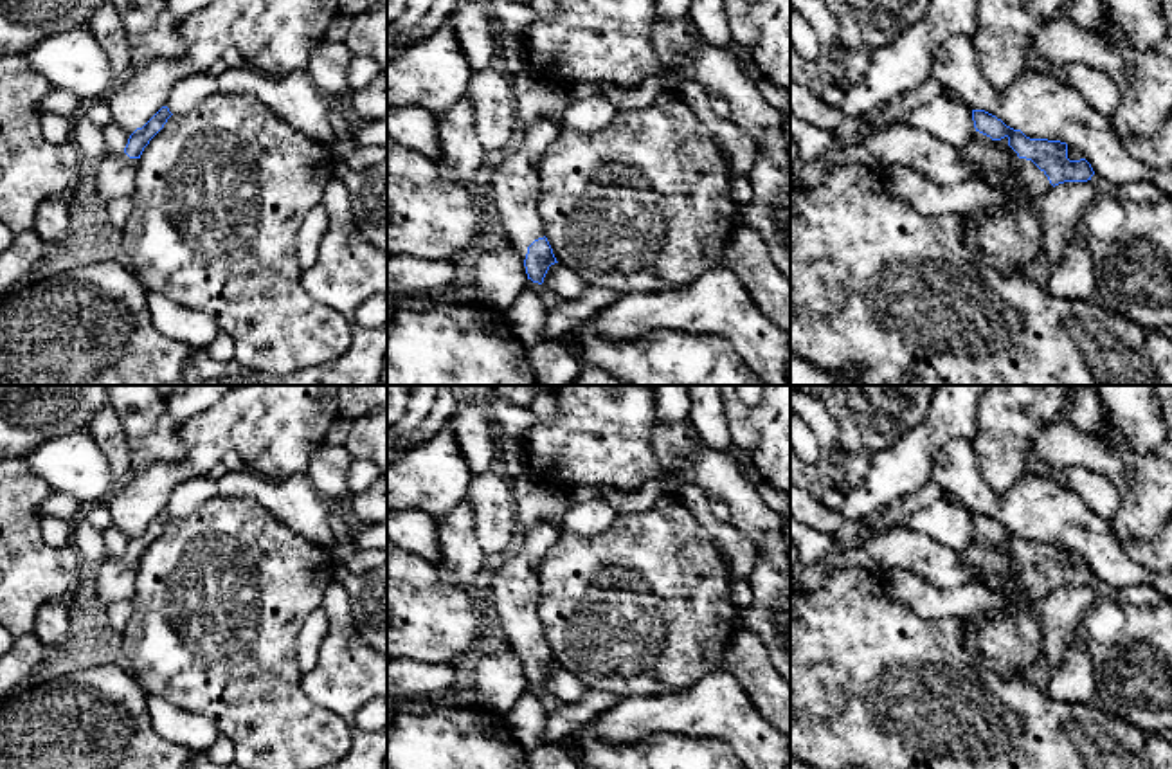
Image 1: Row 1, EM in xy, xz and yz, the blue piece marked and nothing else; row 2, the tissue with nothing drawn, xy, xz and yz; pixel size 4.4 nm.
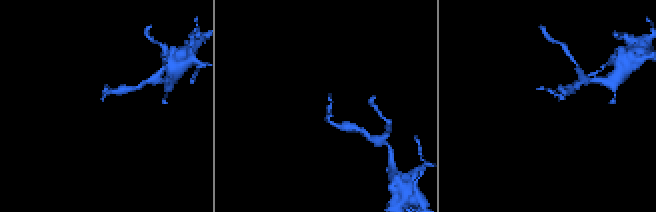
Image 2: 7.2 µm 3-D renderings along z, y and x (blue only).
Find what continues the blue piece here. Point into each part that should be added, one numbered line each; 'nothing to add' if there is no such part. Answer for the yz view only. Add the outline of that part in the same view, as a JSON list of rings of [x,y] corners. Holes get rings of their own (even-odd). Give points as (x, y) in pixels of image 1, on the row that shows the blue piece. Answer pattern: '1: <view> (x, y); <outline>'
1: yz (1028, 179); [[[1010,148],[1010,155],[1012,155],[1015,175],[1010,176],[1003,171],[985,171],[981,178],[987,185],[999,191],[1017,189],[1032,196],[1039,196],[1053,189],[1044,171],[1041,171],[1032,160],[1019,158],[1012,148]]]

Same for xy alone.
1: xy (116, 175); [[[124,151],[106,155],[88,169],[88,184],[106,202],[113,198],[131,198],[137,187],[139,158],[130,158]]]

